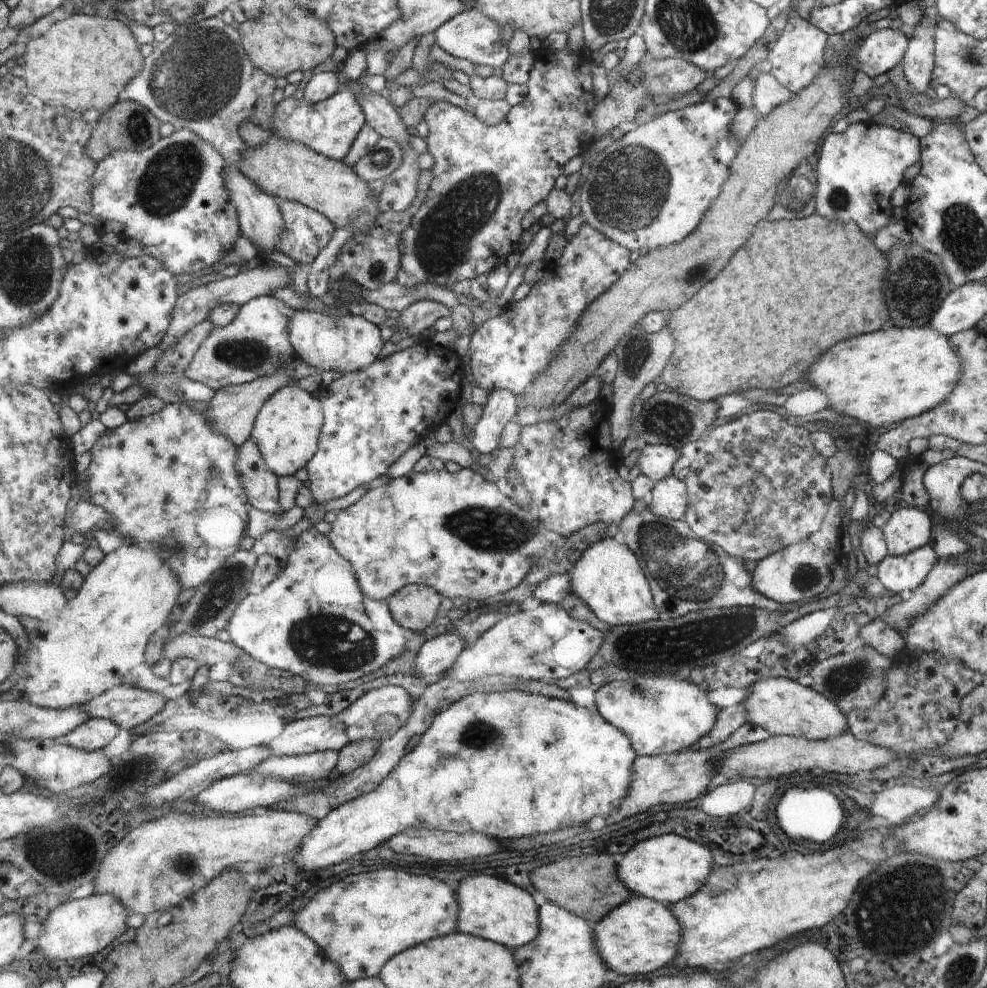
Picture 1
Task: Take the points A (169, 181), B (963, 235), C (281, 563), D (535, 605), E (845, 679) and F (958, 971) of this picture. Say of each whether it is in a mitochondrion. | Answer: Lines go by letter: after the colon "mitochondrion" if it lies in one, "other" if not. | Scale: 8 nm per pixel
A: mitochondrion
B: mitochondrion
C: other
D: other
E: mitochondrion
F: mitochondrion

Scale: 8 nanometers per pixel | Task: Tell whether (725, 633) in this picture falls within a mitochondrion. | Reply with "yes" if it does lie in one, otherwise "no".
yes

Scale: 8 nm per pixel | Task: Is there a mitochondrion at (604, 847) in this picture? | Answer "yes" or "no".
no

